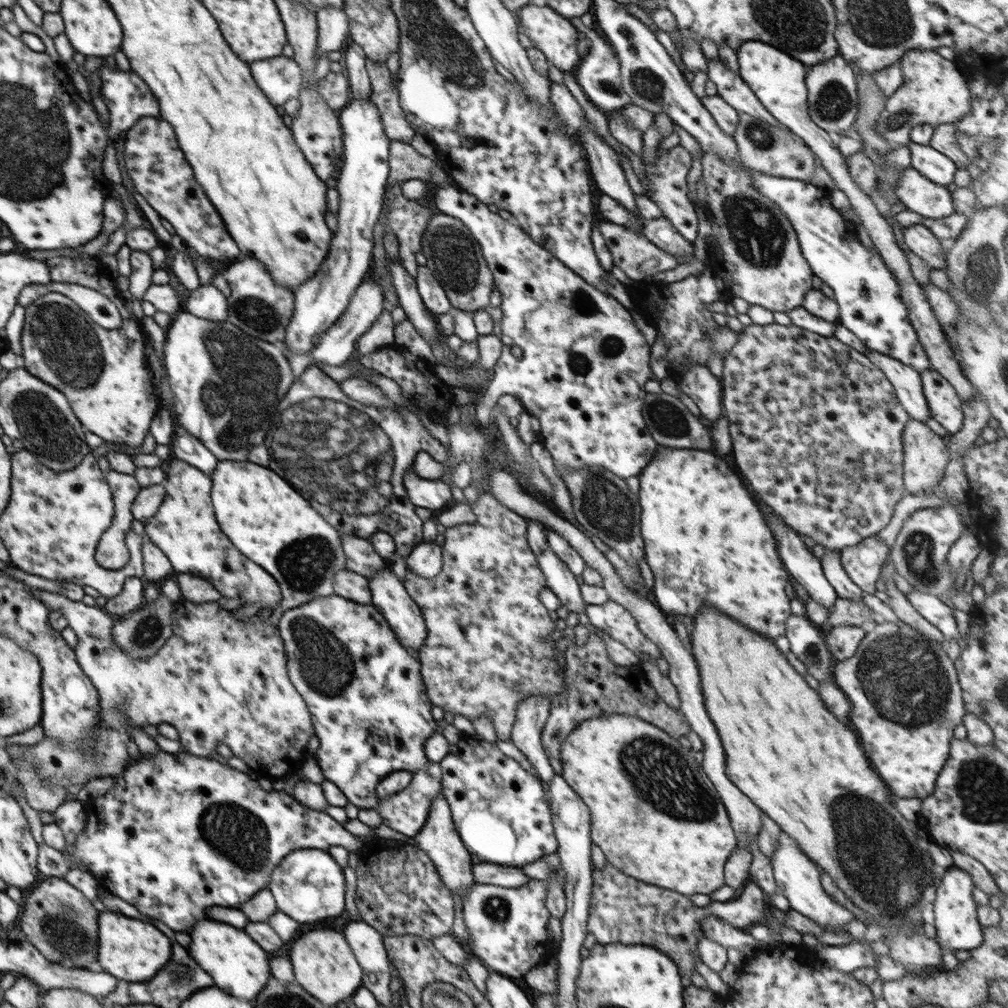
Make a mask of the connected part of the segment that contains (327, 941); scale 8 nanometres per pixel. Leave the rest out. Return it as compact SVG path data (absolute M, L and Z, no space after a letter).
M330 929L312 930L304 934L292 944L290 958L294 964L293 974L297 983L327 1006L337 1005L342 1000L350 1000L350 997L363 986L362 968L342 932Z

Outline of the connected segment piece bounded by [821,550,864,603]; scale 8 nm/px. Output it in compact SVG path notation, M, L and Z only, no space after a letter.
M827 550L821 560L823 573L828 582L834 587L836 594L843 599L864 603L862 600L863 590L851 581L841 563L839 551Z

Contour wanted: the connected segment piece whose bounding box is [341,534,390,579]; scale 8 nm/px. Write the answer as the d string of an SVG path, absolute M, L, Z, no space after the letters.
M341 534L341 539L347 558L346 566L352 572L368 579L379 570L389 567L390 561L379 556L369 538L356 537L354 534Z

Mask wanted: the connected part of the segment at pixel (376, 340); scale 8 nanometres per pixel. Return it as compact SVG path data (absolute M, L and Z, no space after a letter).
M386 297L384 298L384 310L378 316L378 320L372 324L372 328L363 334L357 342L360 357L371 354L378 348L386 347L395 343L393 318L391 311L397 307Z

